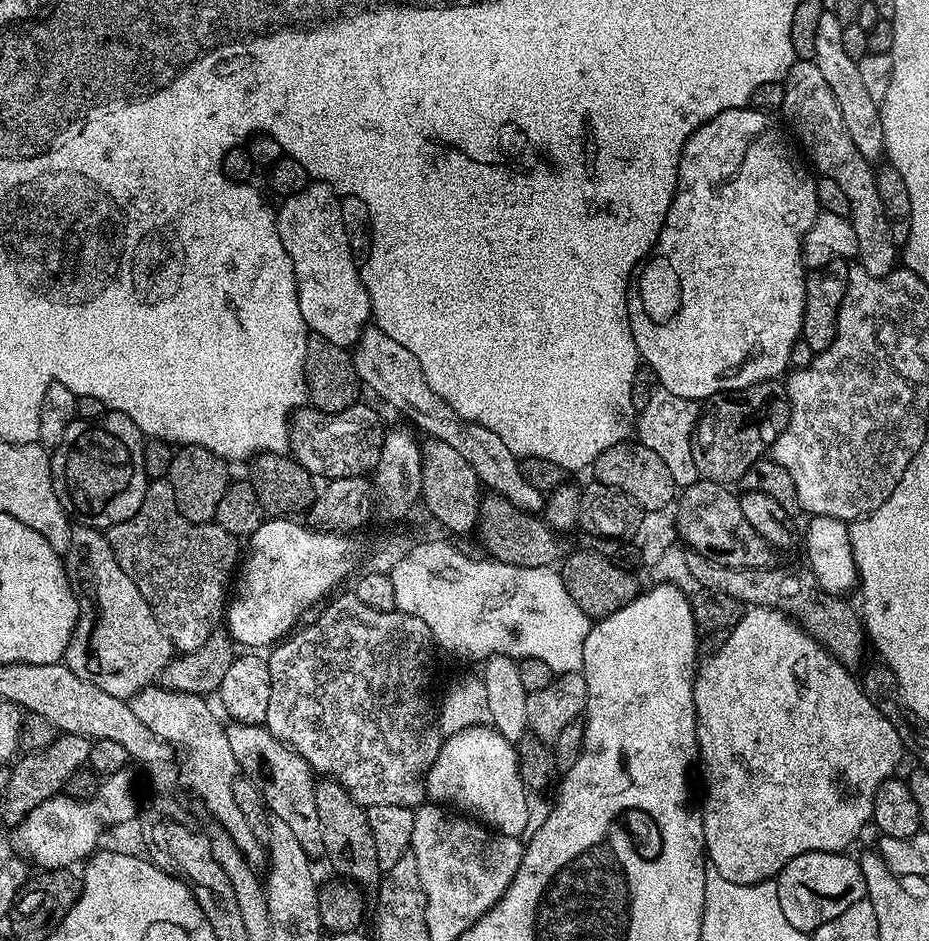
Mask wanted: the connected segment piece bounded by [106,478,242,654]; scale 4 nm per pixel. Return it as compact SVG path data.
M167 478L151 481L146 490L146 498L142 498L142 506L138 506L138 514L134 514L134 518L130 518L126 522L118 522L113 528L107 529L106 535L110 546L114 550L114 558L118 562L118 566L122 566L122 570L126 570L126 574L130 574L130 582L134 582L134 586L138 586L138 590L142 590L142 598L146 598L150 610L154 610L157 622L162 626L164 633L171 638L173 647L183 654L198 650L199 646L204 645L213 633L217 631L217 628L221 625L222 617L225 615L226 592L224 596L224 587L227 586L228 579L230 579L229 584L233 579L234 573L238 568L238 557L242 552L241 545L240 548L236 545L239 544L237 537L231 536L226 530L222 530L222 526L218 526L215 522L210 524L195 524L194 522L190 522L190 518L186 518L178 510L178 502L172 489L172 482Z

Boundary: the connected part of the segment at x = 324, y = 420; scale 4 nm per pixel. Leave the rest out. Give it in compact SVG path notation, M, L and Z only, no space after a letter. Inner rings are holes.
M357 402L341 412L320 412L311 406L296 409L288 421L288 447L292 459L312 477L324 476L325 481L375 473L386 424L370 405L364 403Z

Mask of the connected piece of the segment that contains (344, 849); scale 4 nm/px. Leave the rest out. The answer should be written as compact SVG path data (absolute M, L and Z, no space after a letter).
M316 780L314 806L318 806L318 823L322 826L324 856L332 863L337 877L351 880L361 889L375 889L381 878L378 866L378 850L374 846L374 834L370 831L367 811L357 800L350 798L348 791L337 780Z

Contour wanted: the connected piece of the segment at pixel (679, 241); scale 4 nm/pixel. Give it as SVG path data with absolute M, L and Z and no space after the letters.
M751 106L731 108L725 112L719 112L714 118L710 118L702 126L698 126L698 130L694 130L694 134L690 134L680 155L676 193L670 202L667 214L664 215L662 230L658 234L652 251L639 265L638 271L632 279L628 281L630 330L634 334L634 342L640 351L641 361L652 371L655 383L661 389L676 394L678 398L704 402L711 397L719 396L721 392L737 392L746 386L761 384L763 380L776 380L780 378L780 375L783 377L789 371L788 363L792 360L796 340L798 344L801 339L800 327L804 321L804 282L806 279L802 238L810 230L817 212L821 211L821 206L816 201L817 177L806 167L805 161L798 155L797 149L795 147L792 149L788 145L789 137L787 135L784 137L780 133L781 125L779 123L776 125L772 120L775 119L769 113L757 112Z

